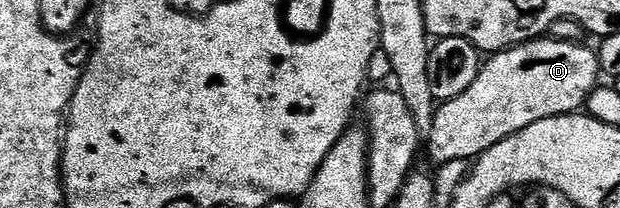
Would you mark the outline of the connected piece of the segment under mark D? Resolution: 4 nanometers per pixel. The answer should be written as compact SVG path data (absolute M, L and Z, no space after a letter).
M540 37L523 43L520 47L509 47L505 51L492 54L488 58L491 60L488 63L486 60L480 66L477 81L473 81L473 85L469 85L469 89L465 89L461 97L453 97L436 106L433 125L425 137L425 155L427 151L435 165L452 163L458 159L474 161L493 149L493 145L505 141L505 137L537 121L578 112L601 83L598 54L592 48L590 51L583 46L582 42L566 43L560 39Z

